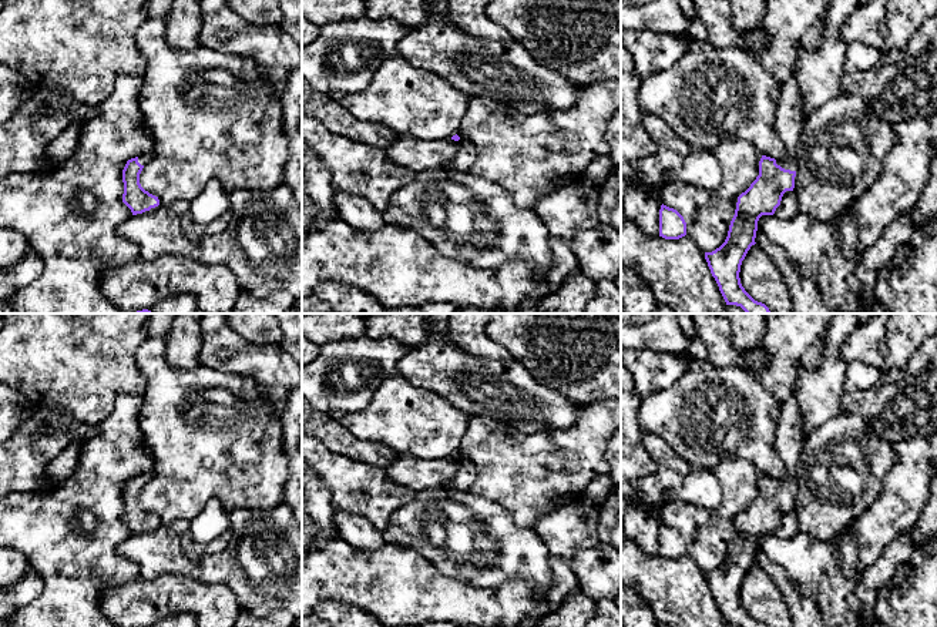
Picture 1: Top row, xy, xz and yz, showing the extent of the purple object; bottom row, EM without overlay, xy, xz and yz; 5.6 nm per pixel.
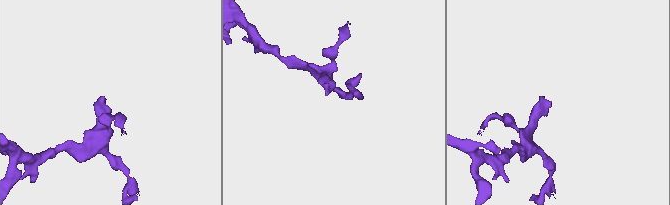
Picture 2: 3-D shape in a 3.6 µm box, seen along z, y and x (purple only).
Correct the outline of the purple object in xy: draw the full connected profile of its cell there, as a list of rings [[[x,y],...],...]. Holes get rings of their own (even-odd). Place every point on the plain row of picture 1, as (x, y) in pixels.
[[[152,470],[128,479],[122,489],[122,522],[131,529],[132,534],[142,533],[159,524],[158,516],[145,510],[140,503],[140,493],[151,479]]]

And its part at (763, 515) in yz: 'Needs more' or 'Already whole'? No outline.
Needs more

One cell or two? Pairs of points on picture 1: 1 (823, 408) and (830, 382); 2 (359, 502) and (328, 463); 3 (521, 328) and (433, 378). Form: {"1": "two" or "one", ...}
{"1": "one", "2": "one", "3": "two"}

